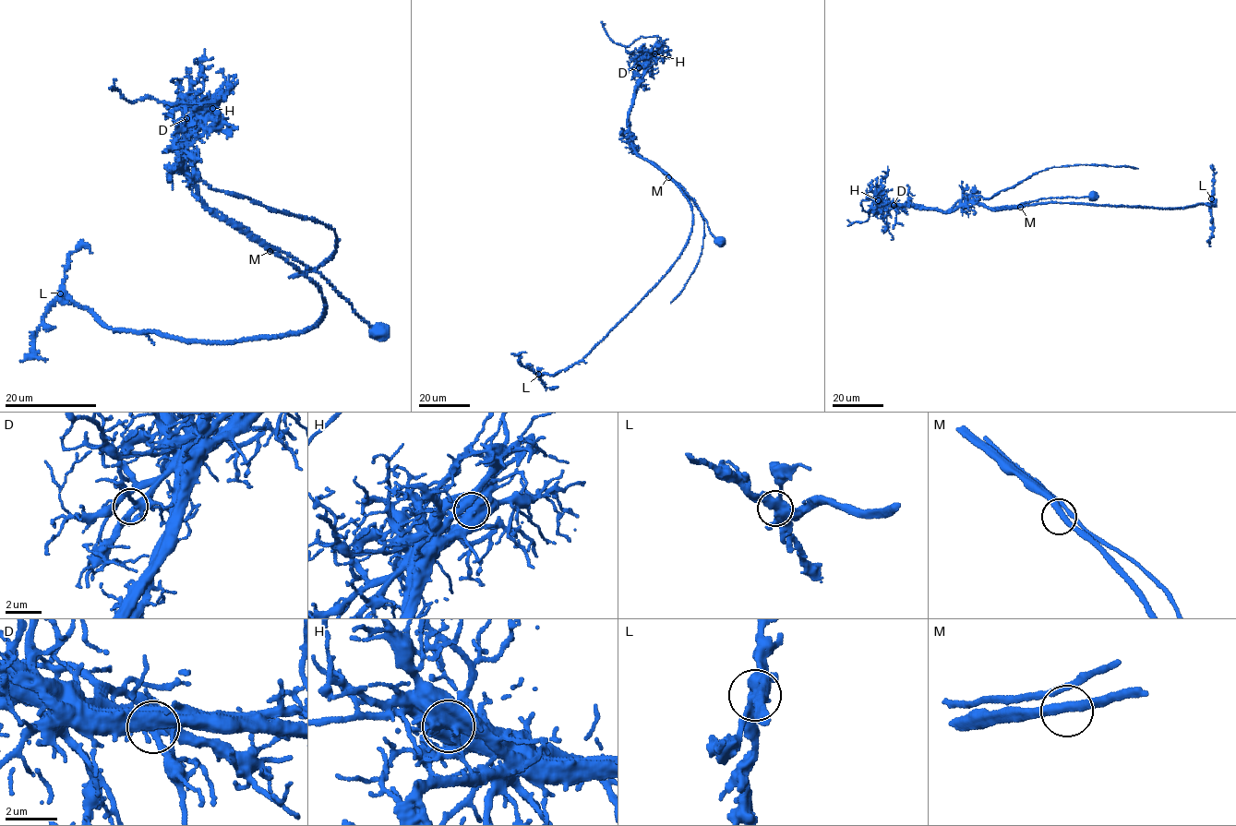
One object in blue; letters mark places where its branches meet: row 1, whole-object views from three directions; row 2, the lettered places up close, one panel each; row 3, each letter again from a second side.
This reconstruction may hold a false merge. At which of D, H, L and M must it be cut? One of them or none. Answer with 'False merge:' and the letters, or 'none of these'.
False merge: H

